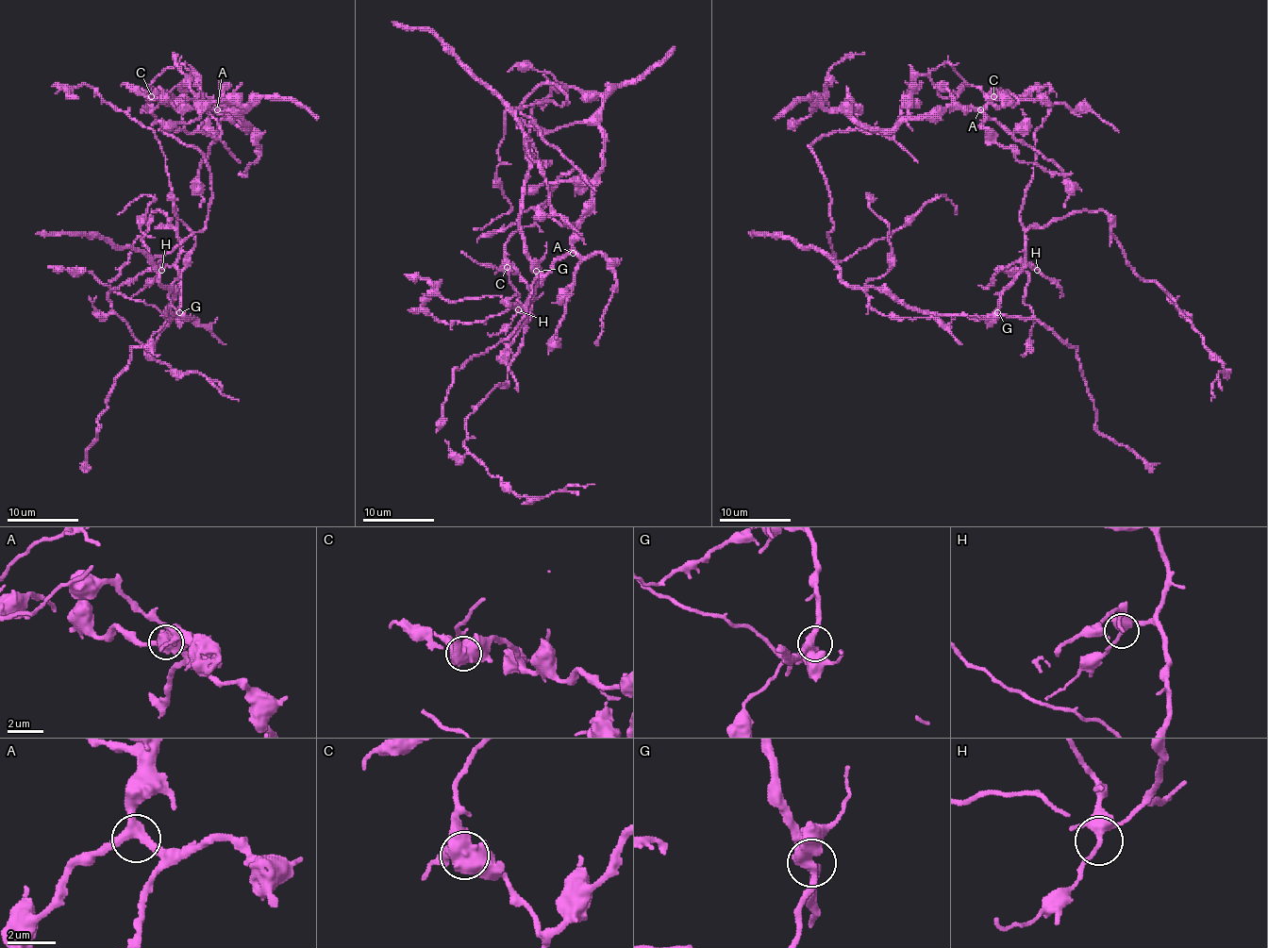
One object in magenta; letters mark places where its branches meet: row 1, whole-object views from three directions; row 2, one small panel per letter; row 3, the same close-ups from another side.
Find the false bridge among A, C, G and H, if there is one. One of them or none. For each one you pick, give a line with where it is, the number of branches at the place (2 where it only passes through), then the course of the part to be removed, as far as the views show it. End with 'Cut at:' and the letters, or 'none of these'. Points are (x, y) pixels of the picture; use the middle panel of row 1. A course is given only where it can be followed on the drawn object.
C: place (507, 267); branches 3; course (508, 267), (576, 168), (520, 108), (550, 84), (509, 108), (536, 297), (464, 447), (594, 484)
Cut at: C

